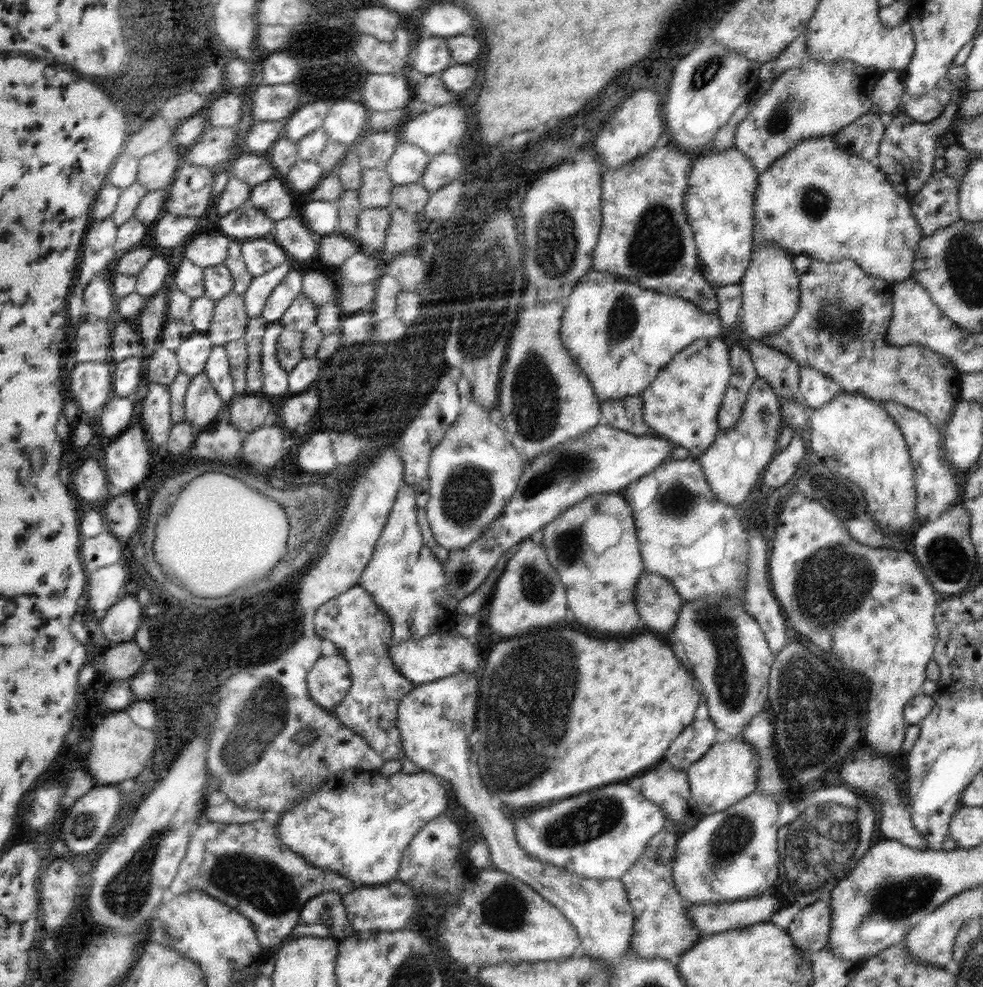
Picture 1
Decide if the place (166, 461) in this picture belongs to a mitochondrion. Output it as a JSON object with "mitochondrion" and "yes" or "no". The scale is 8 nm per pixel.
{"mitochondrion":"no"}

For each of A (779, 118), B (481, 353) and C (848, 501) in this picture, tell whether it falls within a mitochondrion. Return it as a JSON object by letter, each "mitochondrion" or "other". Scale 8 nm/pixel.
{"A":"mitochondrion","B":"mitochondrion","C":"mitochondrion"}

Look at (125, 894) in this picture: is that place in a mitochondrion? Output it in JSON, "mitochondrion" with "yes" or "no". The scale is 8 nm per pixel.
{"mitochondrion":"yes"}

